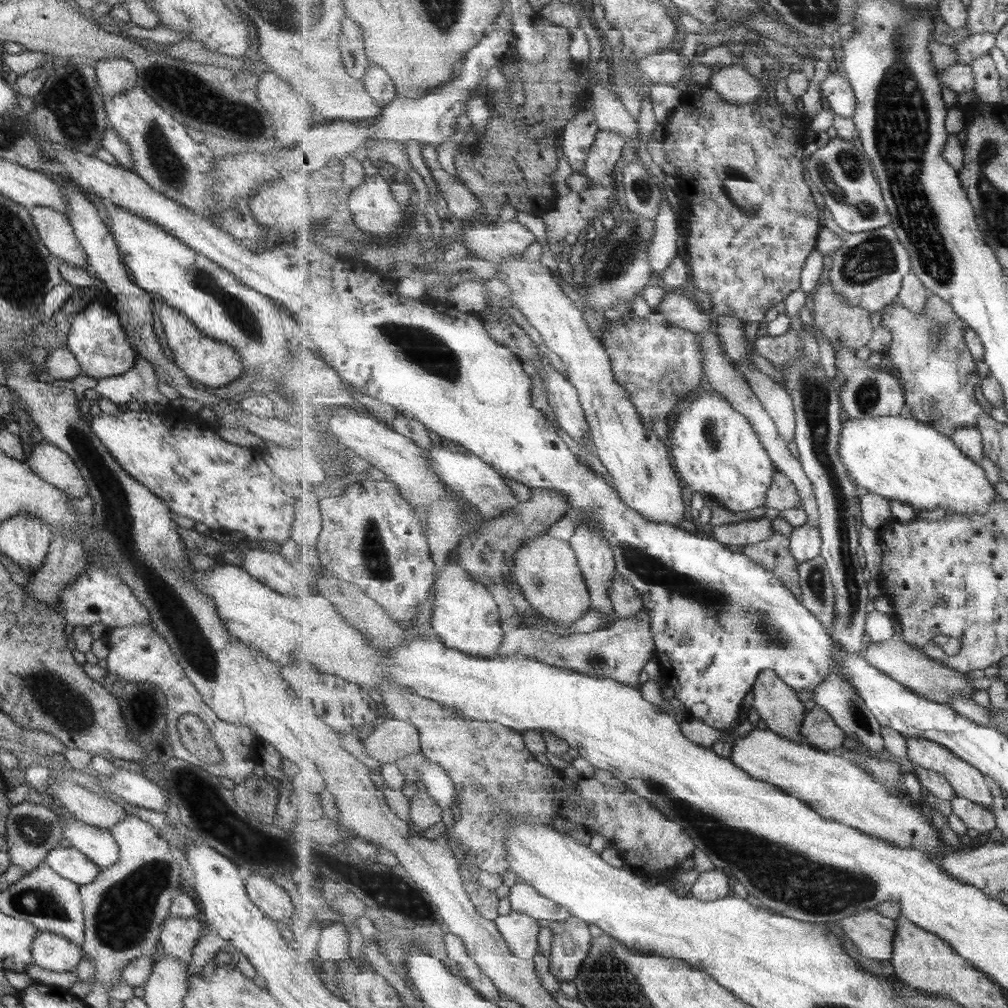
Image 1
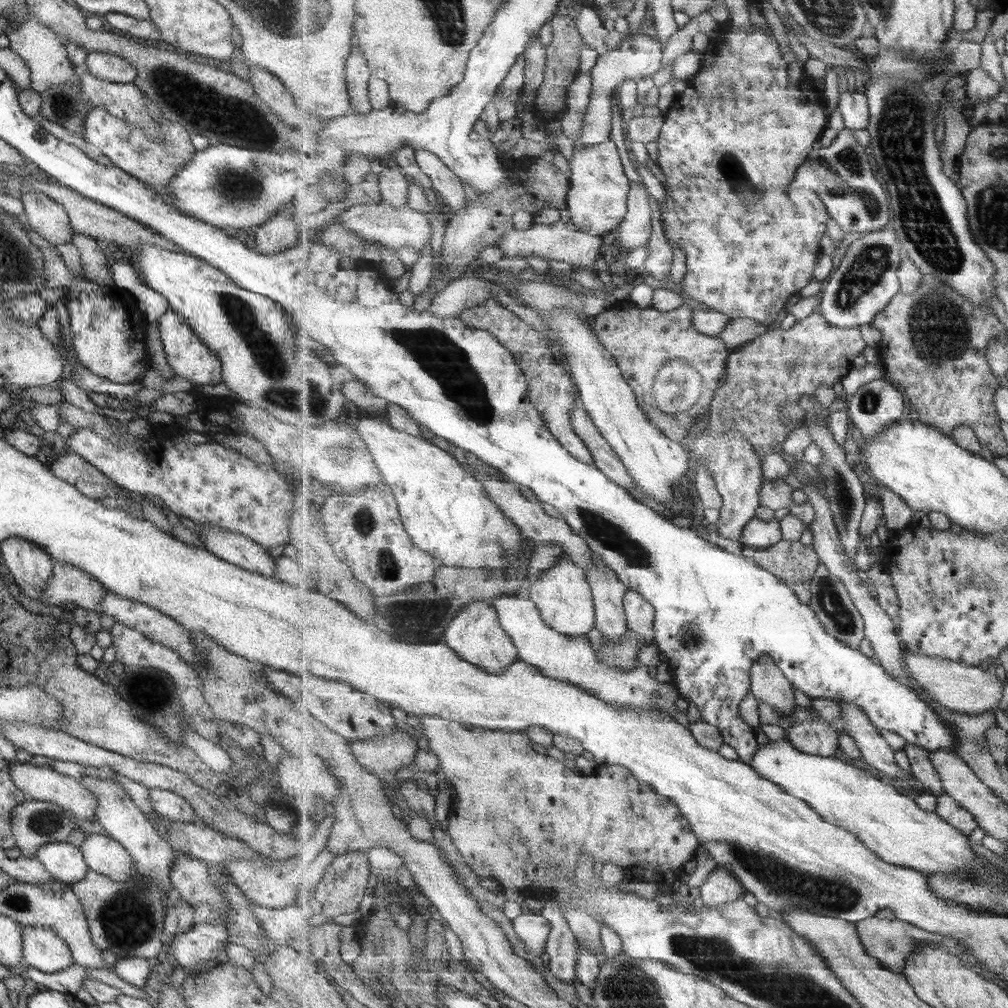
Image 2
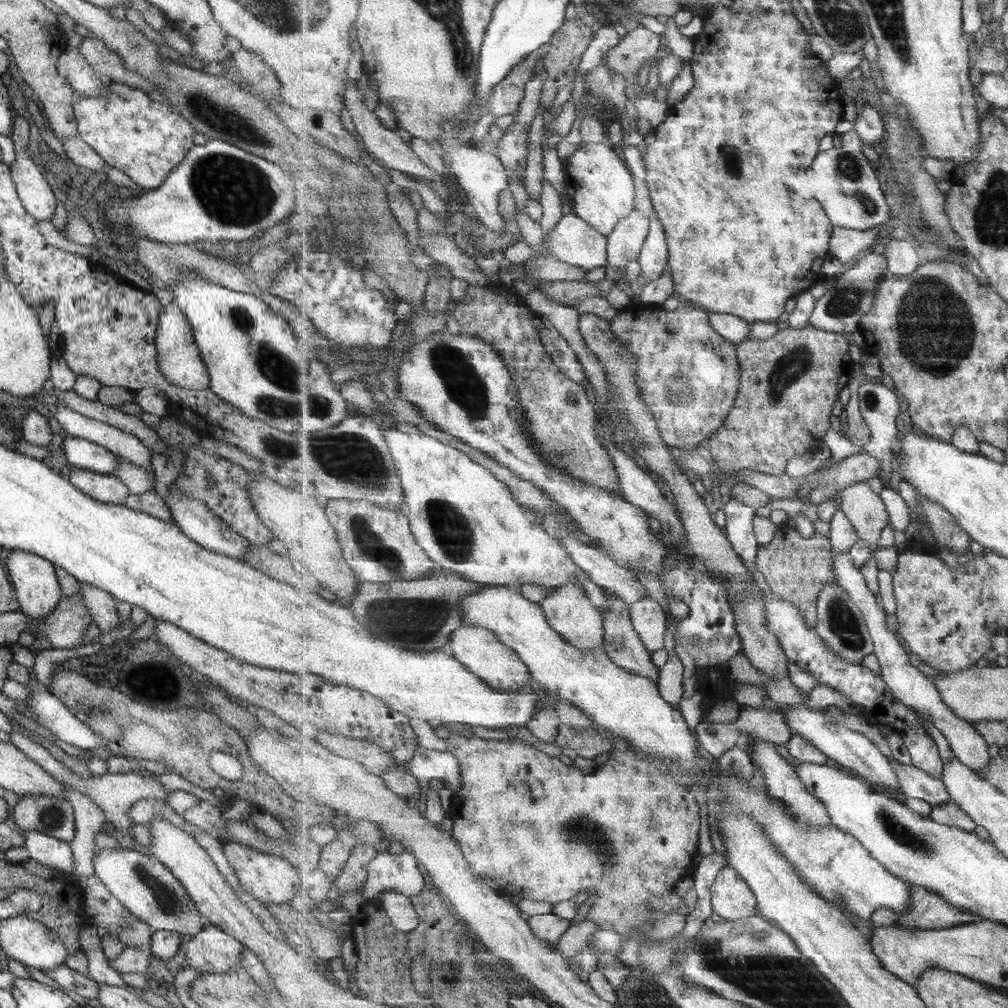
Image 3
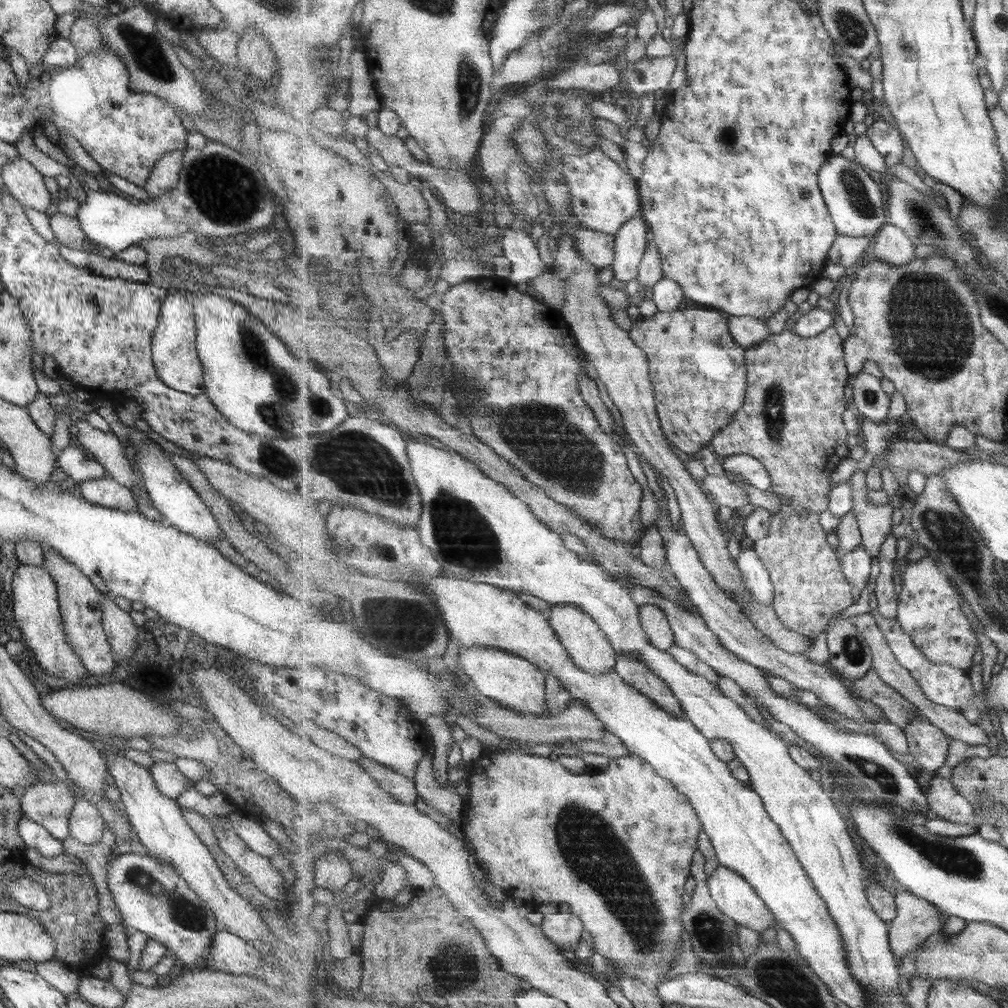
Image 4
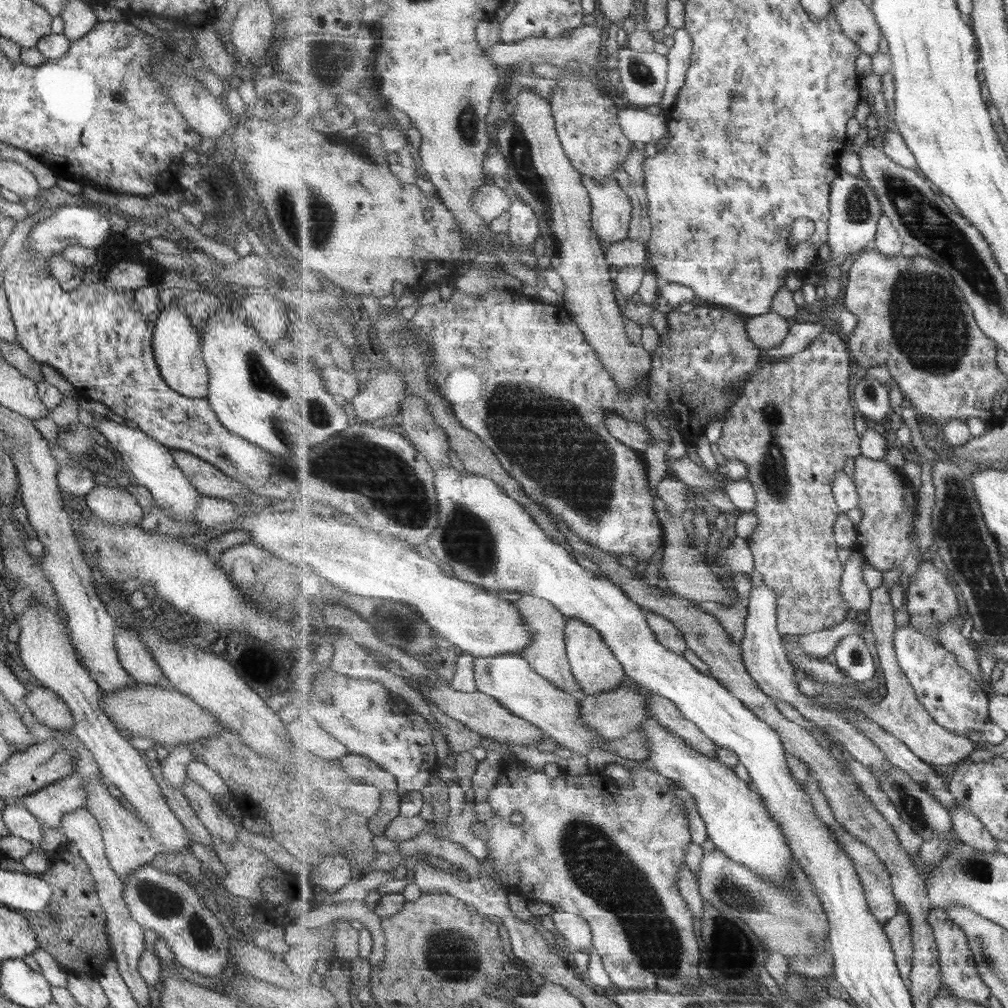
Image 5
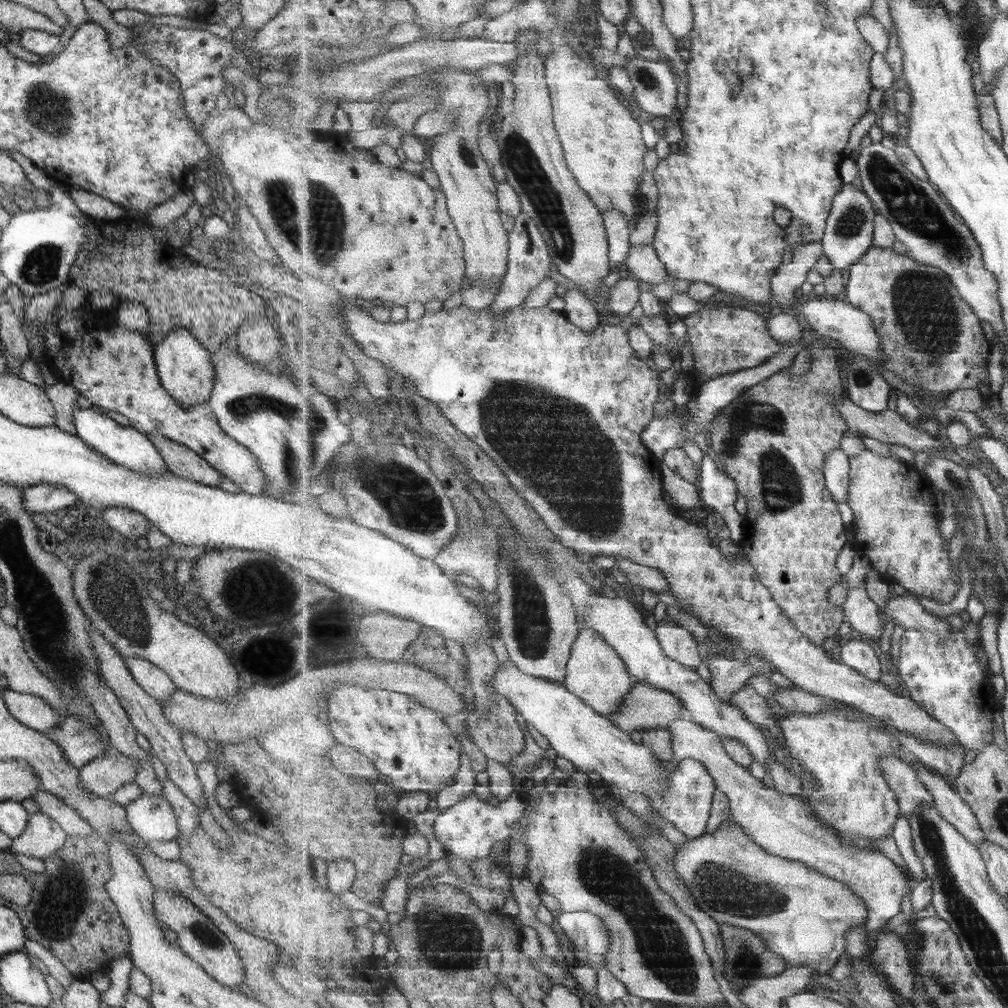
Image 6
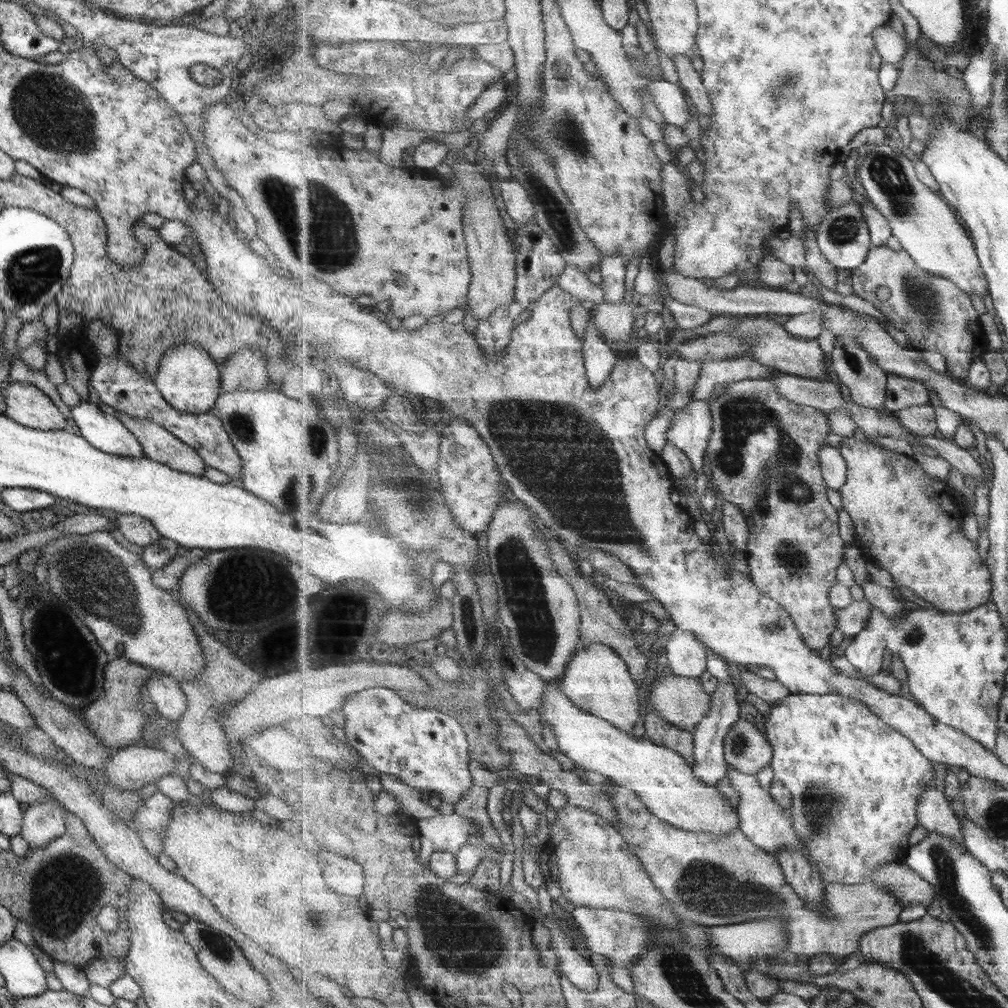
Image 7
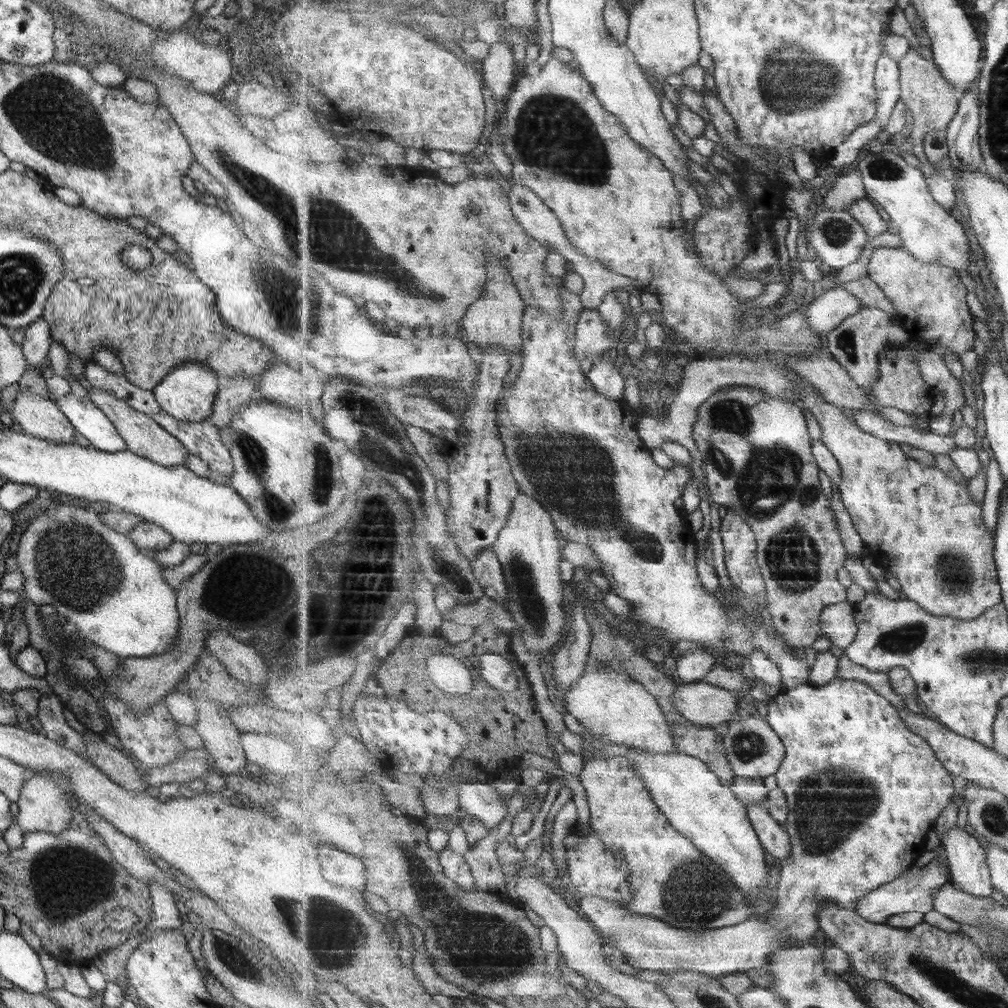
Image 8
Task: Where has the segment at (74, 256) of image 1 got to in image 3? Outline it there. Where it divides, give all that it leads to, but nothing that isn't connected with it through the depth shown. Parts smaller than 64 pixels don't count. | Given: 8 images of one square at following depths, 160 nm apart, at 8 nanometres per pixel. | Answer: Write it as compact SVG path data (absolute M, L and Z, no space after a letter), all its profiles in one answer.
M15 113L10 130L13 159L8 169L25 212L36 222L51 222L57 200L39 168L27 155L28 130L27 119Z

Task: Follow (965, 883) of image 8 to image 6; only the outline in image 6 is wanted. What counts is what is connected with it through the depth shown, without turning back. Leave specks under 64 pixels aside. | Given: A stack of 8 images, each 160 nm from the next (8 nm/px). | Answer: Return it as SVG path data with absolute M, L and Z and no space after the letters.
M883 755L879 758L879 766L884 772L884 778L897 793L900 802L900 814L909 814L921 804L934 804L934 796L926 789L925 783L917 776L913 767L896 757Z

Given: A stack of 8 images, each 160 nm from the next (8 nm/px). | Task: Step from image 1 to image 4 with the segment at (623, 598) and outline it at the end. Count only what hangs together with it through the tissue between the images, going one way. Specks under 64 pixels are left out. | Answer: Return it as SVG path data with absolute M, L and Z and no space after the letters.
M644 604L640 607L641 624L649 640L661 650L669 650L676 645L676 635L670 625L668 615L657 605Z

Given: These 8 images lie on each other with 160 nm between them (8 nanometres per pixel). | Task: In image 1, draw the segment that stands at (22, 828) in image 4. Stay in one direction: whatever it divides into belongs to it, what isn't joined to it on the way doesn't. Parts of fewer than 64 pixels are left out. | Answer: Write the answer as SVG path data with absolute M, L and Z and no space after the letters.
M55 847L44 856L43 861L55 874L78 885L91 882L100 871L98 866L73 847Z

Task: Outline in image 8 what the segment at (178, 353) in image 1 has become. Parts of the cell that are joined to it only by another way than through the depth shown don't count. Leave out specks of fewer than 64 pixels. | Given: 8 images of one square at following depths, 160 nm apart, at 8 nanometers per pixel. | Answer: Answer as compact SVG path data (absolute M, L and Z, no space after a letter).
M185 362L169 371L151 391L161 410L175 420L201 422L208 419L212 413L212 404L220 385L221 379L202 363Z

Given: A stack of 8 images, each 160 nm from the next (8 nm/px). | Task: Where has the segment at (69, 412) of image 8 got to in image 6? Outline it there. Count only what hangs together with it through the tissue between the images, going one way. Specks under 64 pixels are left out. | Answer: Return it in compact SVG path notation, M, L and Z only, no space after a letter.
M79 408L73 411L72 423L75 434L85 442L84 444L88 444L94 451L97 450L99 454L103 454L110 461L136 473L152 477L167 471L162 456L155 450L149 439L133 427L119 425L106 414L95 412L93 408Z

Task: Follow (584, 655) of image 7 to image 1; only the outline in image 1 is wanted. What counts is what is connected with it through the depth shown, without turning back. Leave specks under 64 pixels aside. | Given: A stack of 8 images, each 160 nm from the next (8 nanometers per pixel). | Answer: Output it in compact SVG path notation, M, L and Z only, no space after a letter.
M548 533L530 538L516 552L515 564L512 568L515 583L544 618L572 626L592 608L588 583L570 541L555 539Z

